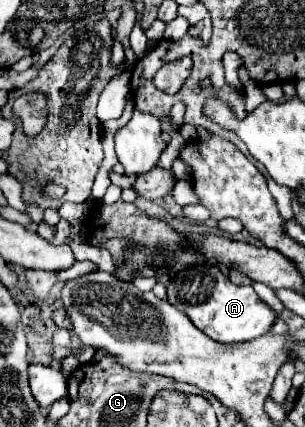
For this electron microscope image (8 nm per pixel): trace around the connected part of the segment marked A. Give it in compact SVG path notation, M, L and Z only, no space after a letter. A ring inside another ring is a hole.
M206 262L176 272L176 276L170 278L166 292L166 300L180 312L184 312L198 330L208 334L208 338L224 344L248 342L252 338L258 338L270 330L276 318L272 308L258 298L252 286L232 284L218 266L210 266Z

